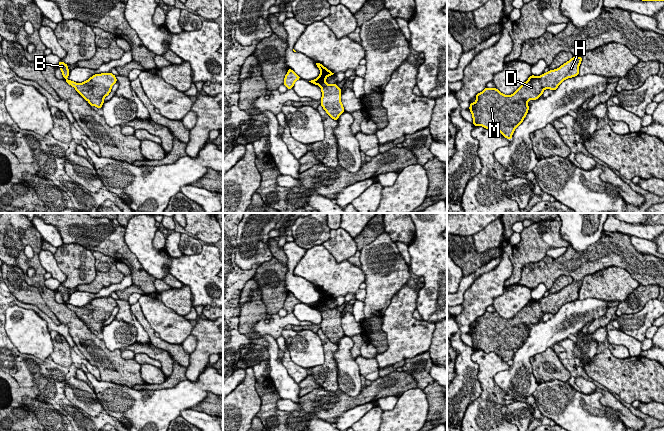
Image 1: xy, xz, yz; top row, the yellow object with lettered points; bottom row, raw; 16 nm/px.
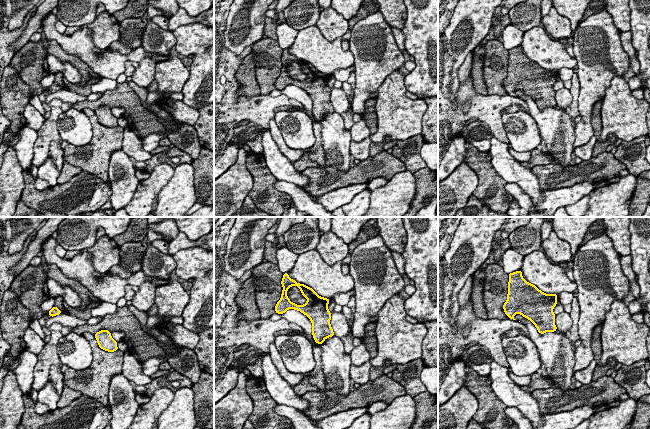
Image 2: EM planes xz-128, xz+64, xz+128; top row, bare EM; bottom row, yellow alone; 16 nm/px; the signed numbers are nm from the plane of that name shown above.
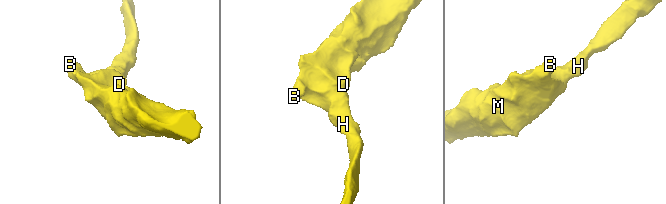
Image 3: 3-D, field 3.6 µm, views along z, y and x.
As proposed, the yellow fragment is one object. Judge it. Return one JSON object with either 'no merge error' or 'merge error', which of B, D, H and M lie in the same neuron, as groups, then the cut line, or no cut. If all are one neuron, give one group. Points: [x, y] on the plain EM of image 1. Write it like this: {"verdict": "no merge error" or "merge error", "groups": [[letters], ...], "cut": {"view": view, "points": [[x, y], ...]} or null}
{"verdict": "no merge error", "groups": [["B", "D", "H", "M"]], "cut": null}

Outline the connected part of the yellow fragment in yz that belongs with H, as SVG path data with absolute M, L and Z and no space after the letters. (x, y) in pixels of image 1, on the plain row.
M572 281L559 292L549 294L540 300L531 299L513 318L505 319L497 312L486 311L478 317L474 327L470 326L473 349L485 353L495 352L511 364L514 354L526 341L530 324L543 319L545 313L555 315L566 303L579 299L581 281Z

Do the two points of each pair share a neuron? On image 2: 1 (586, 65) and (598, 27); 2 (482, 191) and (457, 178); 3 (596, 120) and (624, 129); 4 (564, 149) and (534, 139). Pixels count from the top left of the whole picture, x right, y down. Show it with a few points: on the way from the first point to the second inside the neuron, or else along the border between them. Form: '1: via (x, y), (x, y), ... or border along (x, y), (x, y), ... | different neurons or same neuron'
1: via (595, 56), (597, 54), (597, 36) | same neuron
2: border along (467, 165), (477, 177), (477, 187), (473, 194) | different neurons
3: border along (602, 102), (600, 140) | different neurons
4: border along (532, 117), (542, 139) | different neurons

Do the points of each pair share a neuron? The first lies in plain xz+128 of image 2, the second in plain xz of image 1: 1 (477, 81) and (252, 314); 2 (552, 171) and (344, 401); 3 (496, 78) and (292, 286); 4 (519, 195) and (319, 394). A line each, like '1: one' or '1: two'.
1: one
2: one
3: two
4: two

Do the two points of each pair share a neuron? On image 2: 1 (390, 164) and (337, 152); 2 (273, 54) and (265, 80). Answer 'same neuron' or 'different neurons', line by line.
1: different neurons
2: same neuron

